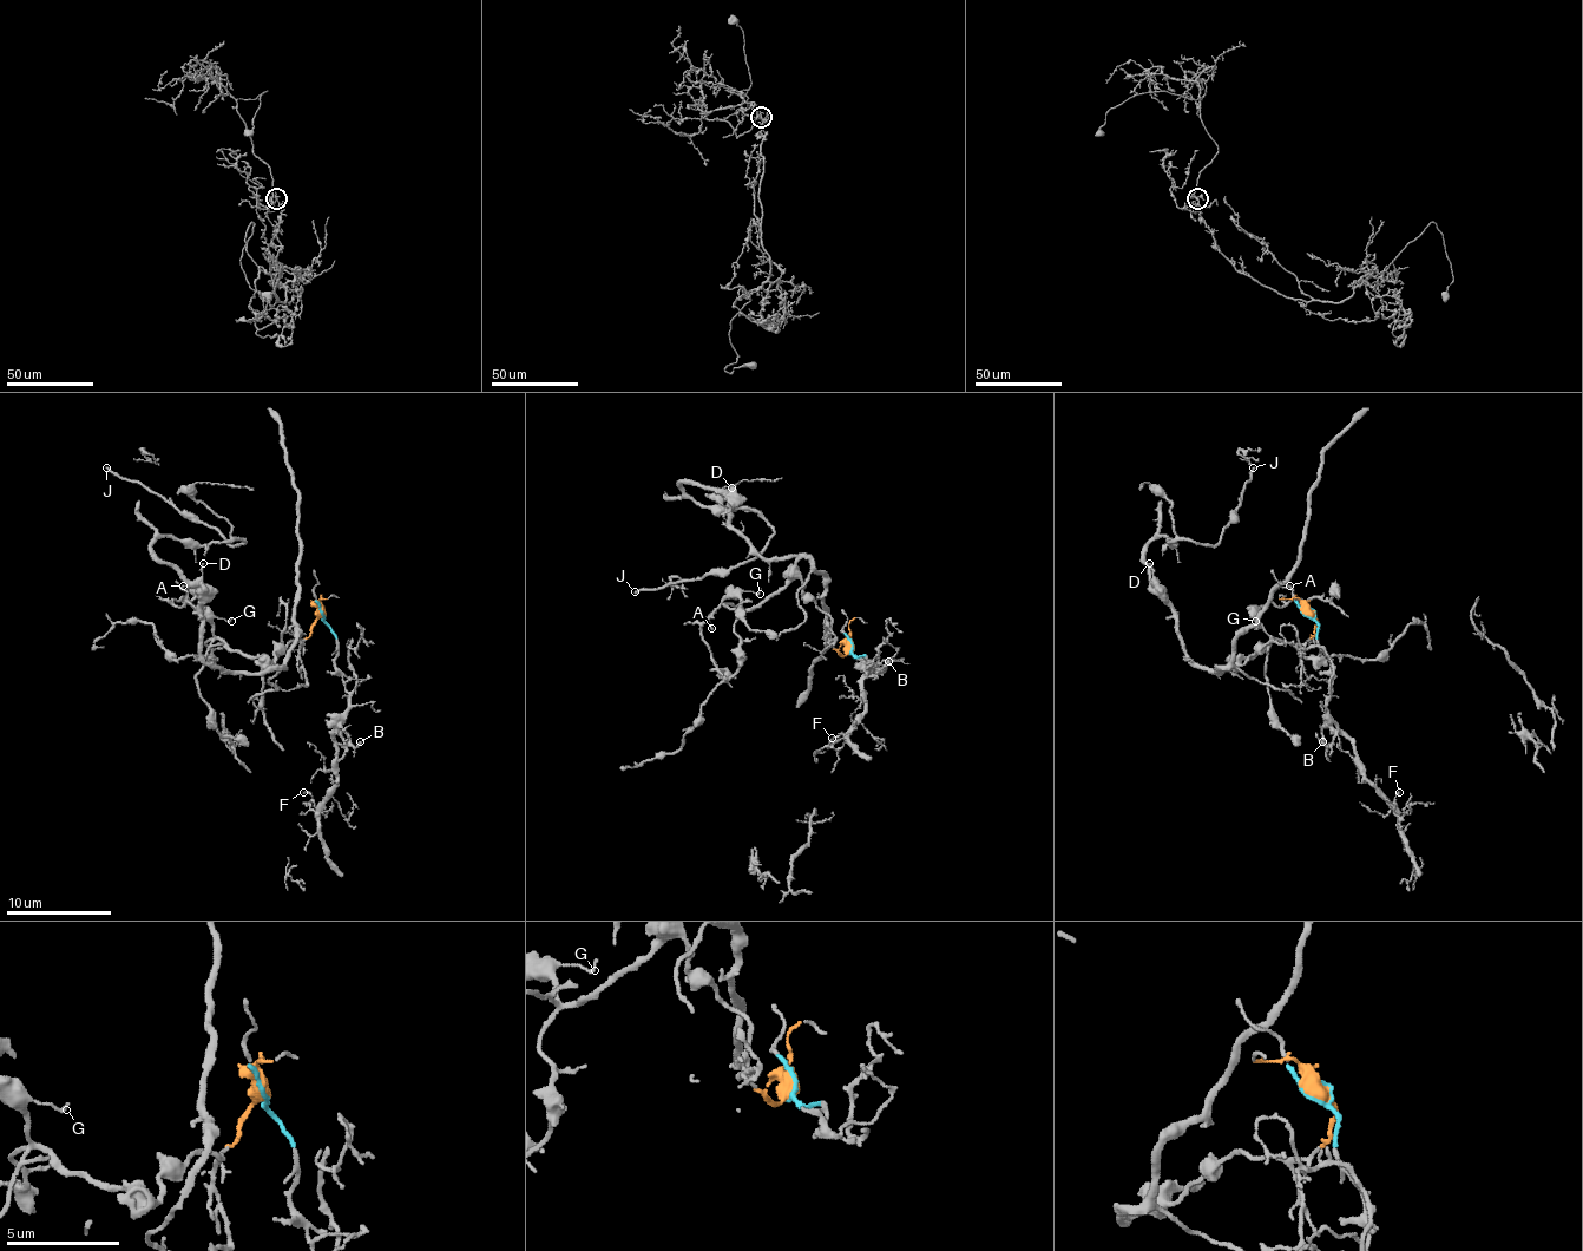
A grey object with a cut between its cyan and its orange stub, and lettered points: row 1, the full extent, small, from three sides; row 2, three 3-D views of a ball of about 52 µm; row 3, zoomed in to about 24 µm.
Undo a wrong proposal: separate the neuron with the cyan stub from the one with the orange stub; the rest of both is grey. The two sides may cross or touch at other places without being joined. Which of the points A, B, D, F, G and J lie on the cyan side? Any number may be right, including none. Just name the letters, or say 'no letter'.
B, F

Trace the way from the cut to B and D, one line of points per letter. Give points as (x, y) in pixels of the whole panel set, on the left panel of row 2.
B: (321, 608), (336, 640), (334, 669), (345, 685), (347, 719), (342, 724), (355, 745), (360, 742)
D: (321, 611), (302, 642), (291, 640), (276, 653), (276, 661), (263, 674), (216, 669), (199, 653), (203, 564)

